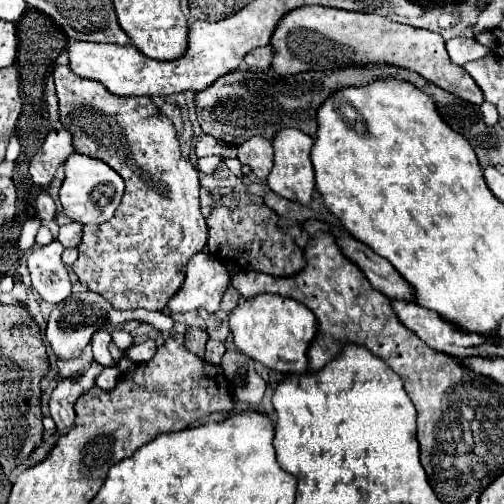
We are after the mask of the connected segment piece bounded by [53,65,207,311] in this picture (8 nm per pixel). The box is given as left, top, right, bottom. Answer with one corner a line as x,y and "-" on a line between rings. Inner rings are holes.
59,65
55,67
53,71
55,75
55,91
57,91
57,99
59,99
59,121
63,123
63,127
73,133
73,145
75,145
75,151
77,153
83,153
83,155
89,155
93,159
101,159
105,161
111,169
115,169
123,181
125,181
125,193
123,193
123,199
121,199
121,205
119,209
115,211
113,219
107,221
107,223
101,223
101,225
83,225
83,237
81,237
81,243
77,247
79,251
79,257
77,261
71,265
71,269
77,273
79,281
87,287
87,289
95,289
97,293
101,293
103,297
107,297
115,307
119,309
135,309
135,307
141,307
141,309
149,309
149,311
165,311
167,309
167,303
169,299
181,289
183,281
185,281
185,267
189,263
189,259
203,251
205,243
207,243
207,225
205,225
205,217
201,215
201,209
199,209
199,173
197,169
193,167
193,163
189,159
185,159
181,155
181,147
179,147
179,141
177,141
177,131
173,127
173,123
167,119
167,115
163,115
155,103
149,99
149,97
115,97
113,93
109,93
105,89
105,85
99,85
99,81
91,81
91,79
83,79
83,77
77,77
75,73
71,73
69,65
-
83,107
91,107
91,121
71,121
71,115
-
147,117
153,117
153,125
145,125

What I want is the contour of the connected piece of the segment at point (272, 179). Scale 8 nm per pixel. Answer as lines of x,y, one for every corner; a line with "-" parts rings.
283,129
283,133
277,133
273,139
273,149
275,149
275,165
267,177
267,185
271,191
275,191
277,195
295,201
295,203
303,203
307,205
313,197
315,191
315,177
313,177
313,165
309,159
311,147
313,147
315,139
301,133
299,129

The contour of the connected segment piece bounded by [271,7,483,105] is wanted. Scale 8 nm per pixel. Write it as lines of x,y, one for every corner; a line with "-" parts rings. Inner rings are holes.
299,7
287,13
279,21
271,45
275,49
273,69
279,75
295,75
301,71
325,71
325,69
357,67
357,65
359,67
395,65
419,73
429,83
435,83
437,87
447,89
449,93
469,103
475,105
483,103
483,93
475,85
475,81
471,81
471,75
463,67
451,63
441,35
427,29
395,23
383,15
357,13
335,7
-
297,29
305,29
305,31
299,31
299,39
289,39
289,35
-
289,41
291,41
291,49
289,49

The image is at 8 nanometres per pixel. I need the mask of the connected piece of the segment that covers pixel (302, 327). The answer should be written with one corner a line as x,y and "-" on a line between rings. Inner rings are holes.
271,293
253,297
251,301
237,305
237,309
229,315
229,325
235,345
243,355
281,373
303,375
307,371
307,349
317,335
317,317
305,305
299,305
299,301
275,297

